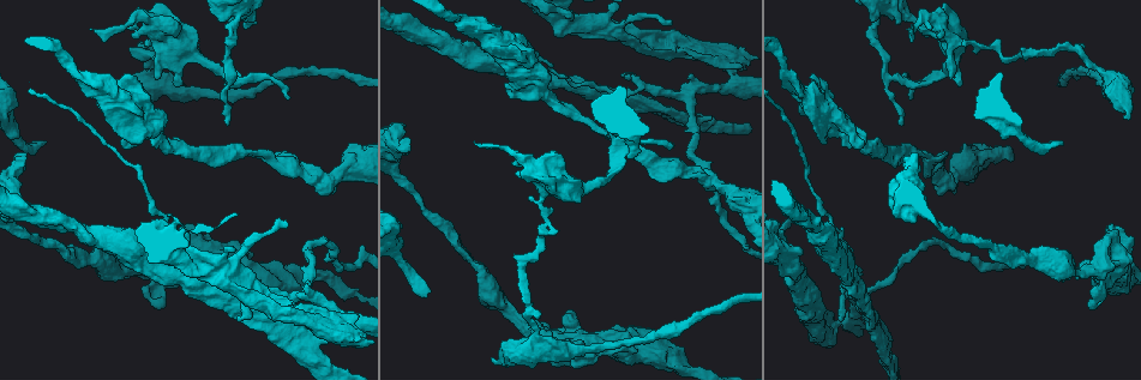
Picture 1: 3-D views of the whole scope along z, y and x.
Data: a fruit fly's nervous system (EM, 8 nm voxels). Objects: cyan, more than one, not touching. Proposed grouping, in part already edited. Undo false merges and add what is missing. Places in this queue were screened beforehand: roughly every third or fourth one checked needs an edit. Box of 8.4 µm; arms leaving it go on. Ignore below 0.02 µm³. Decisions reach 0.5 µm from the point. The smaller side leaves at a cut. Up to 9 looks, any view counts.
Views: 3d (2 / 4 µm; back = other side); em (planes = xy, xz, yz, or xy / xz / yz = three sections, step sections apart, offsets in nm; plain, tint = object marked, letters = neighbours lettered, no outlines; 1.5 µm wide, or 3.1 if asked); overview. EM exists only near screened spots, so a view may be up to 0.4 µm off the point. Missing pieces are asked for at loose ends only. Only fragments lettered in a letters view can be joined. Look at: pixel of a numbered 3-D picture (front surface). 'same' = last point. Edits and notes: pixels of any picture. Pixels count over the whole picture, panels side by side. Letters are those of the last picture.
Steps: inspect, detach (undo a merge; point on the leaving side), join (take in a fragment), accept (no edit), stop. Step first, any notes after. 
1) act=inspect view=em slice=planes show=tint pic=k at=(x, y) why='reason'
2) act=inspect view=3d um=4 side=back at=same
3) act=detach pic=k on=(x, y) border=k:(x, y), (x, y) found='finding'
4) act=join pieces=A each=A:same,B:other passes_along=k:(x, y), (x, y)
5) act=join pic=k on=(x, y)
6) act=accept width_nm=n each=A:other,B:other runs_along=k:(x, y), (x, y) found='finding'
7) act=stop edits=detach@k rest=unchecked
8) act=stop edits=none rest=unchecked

act=inspect view=3d um=4 pic=1 at=(426, 292) why='long arm stops here'

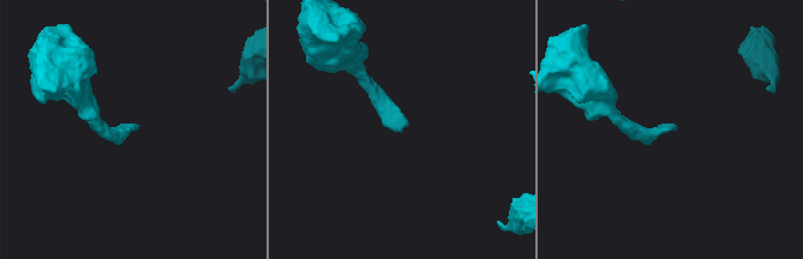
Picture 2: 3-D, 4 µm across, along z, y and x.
act=inspect view=em slice=planes show=tint pic=2 at=(405, 126)

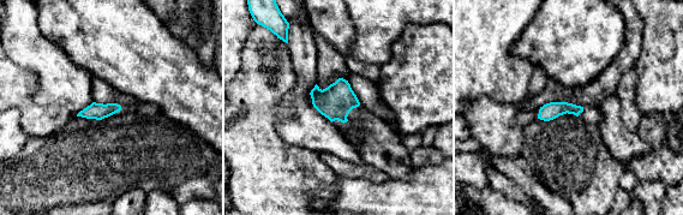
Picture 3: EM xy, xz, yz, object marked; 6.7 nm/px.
act=inspect view=em slice=planes show=letters at=same

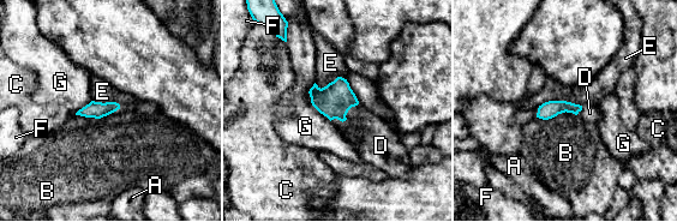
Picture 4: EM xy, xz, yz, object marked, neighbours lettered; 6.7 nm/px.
act=join pieces=D width_nm=110 each=A:other,B:other,C:other,D:same,E:other,F:other,G:other passes_along=4:(334, 101), (336, 118), (371, 127) found='the neuron continues'

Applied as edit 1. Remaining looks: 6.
act=inspect view=3d um=2 side=back pic=1 at=(516, 49) why='free end'

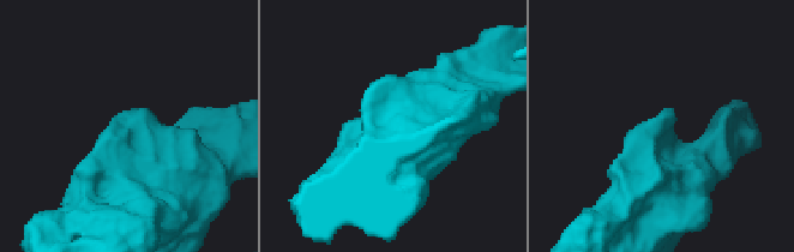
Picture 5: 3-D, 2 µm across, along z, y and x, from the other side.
act=inspect view=em slice=planes show=tint pic=5 at=(672, 111) why='shape alone is not enough'

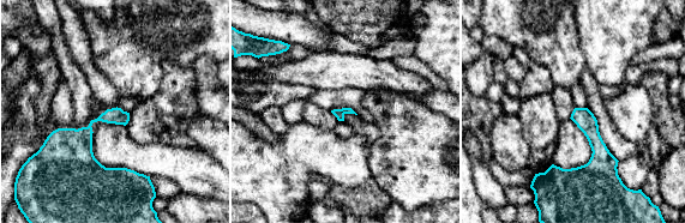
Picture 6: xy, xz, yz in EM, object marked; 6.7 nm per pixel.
act=inspect view=em slice=planes show=letters at=same

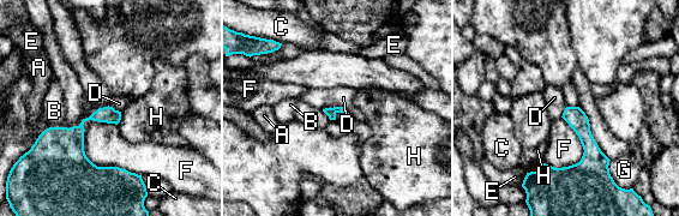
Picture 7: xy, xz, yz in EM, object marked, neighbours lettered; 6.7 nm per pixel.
act=accept each=A:other,B:other,C:other,D:other,E:other,F:other,G:other,H:other found='no lettered fragment goes on from it'

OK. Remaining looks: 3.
act=stop edits=join@4 rest=unchecked

